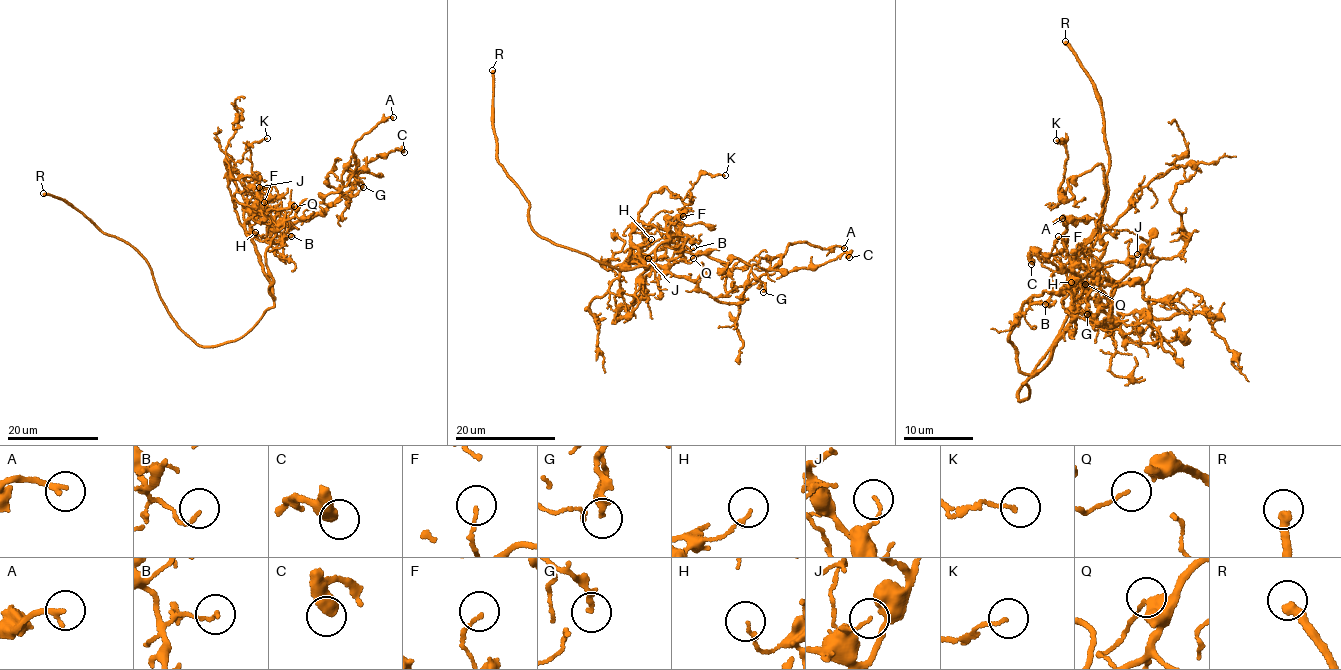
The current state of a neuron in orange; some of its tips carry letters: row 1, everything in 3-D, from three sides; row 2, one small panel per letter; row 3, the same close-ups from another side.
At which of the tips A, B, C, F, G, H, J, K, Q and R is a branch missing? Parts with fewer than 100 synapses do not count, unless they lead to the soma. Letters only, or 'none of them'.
R

